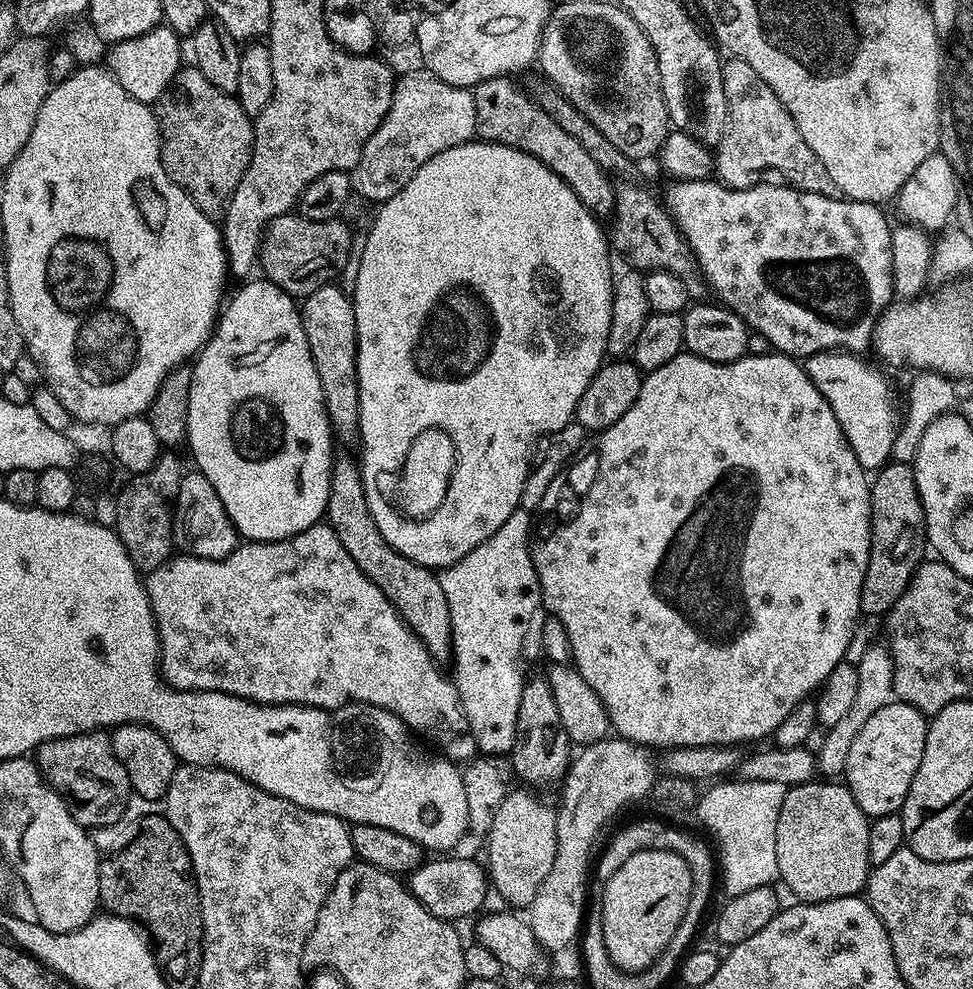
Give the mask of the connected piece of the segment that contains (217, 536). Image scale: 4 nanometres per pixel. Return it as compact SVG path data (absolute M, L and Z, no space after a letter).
M199 470L185 471L174 498L174 519L172 522L174 544L185 556L197 556L203 560L224 560L238 547L238 533L230 522L218 498L218 490Z

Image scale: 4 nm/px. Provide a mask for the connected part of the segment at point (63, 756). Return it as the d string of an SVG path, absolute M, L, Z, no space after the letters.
M107 731L79 732L66 738L47 740L36 749L34 759L44 779L57 792L66 794L72 817L83 828L108 828L123 818L128 808L128 796L131 797L133 791L126 766L118 762L112 737Z

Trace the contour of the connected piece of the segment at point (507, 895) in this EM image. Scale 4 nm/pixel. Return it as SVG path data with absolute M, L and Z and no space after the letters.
M519 787L508 790L494 810L494 820L486 835L486 871L491 887L502 894L506 904L513 909L524 910L534 902L538 888L554 864L555 851L558 850L558 835L555 833L557 809L552 804L548 805L542 797L535 796L532 793L535 791Z

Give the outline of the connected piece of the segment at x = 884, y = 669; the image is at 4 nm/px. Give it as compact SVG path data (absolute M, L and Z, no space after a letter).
M883 643L872 644L864 653L861 654L860 660L855 661L858 672L858 690L855 692L854 702L851 703L850 710L834 725L830 725L824 732L824 741L821 742L820 748L815 749L816 767L821 773L825 772L825 777L836 778L843 773L846 766L846 758L850 754L850 745L854 742L854 737L862 726L866 726L868 719L882 706L893 703L894 693L894 670L892 665L892 653L888 651Z

